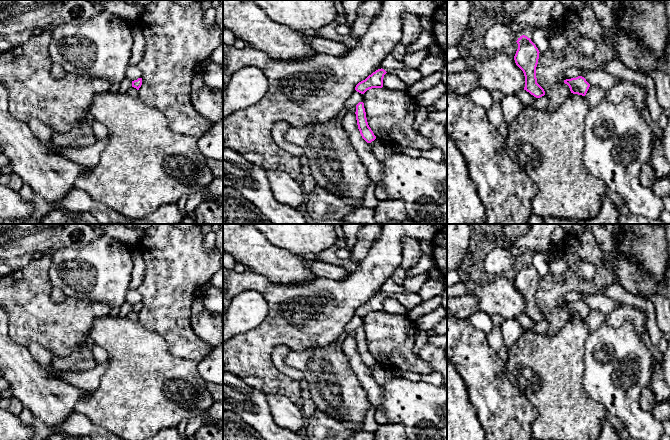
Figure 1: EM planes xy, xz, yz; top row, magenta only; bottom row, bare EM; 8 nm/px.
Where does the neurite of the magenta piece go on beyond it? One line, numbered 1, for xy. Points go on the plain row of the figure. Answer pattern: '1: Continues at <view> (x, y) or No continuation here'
1: No continuation here

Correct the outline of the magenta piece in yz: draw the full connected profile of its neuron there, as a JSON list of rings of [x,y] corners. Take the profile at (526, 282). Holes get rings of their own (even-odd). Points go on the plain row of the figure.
[[[525,259],[520,260],[516,266],[518,273],[514,284],[525,300],[524,314],[534,321],[540,322],[545,319],[544,313],[537,307],[536,302],[536,291],[540,276],[531,263]]]

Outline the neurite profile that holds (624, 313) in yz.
[[[621,304],[611,313],[605,315],[605,322],[614,328],[620,328],[629,322],[641,338],[642,334],[647,330],[646,314],[627,304]]]

